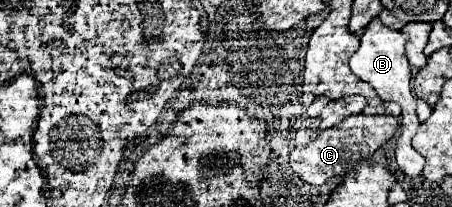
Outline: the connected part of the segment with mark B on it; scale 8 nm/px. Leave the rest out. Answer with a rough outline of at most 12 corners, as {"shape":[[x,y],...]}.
{"shape":[[376,17],[350,57],[356,77],[382,101],[400,103],[398,167],[418,177],[424,157],[410,143],[420,127],[406,33]]}

